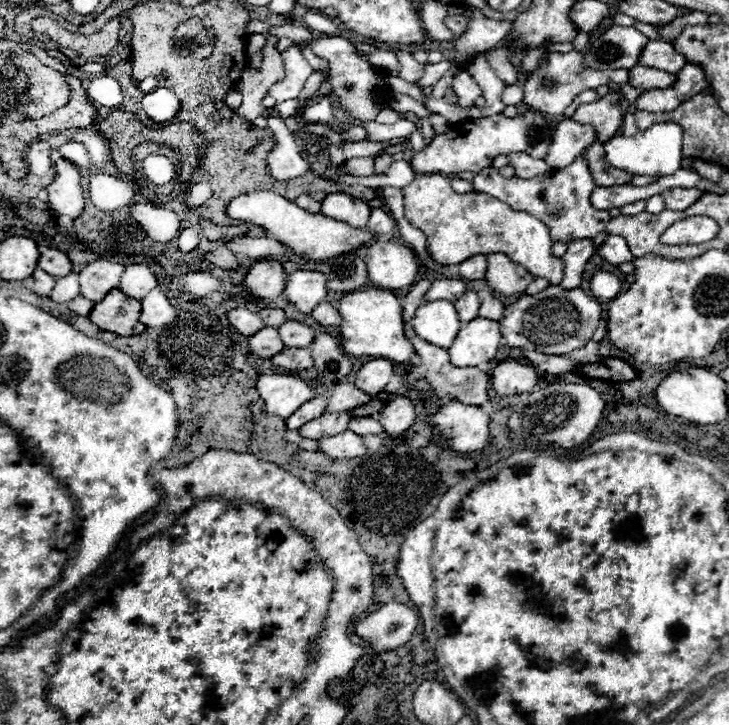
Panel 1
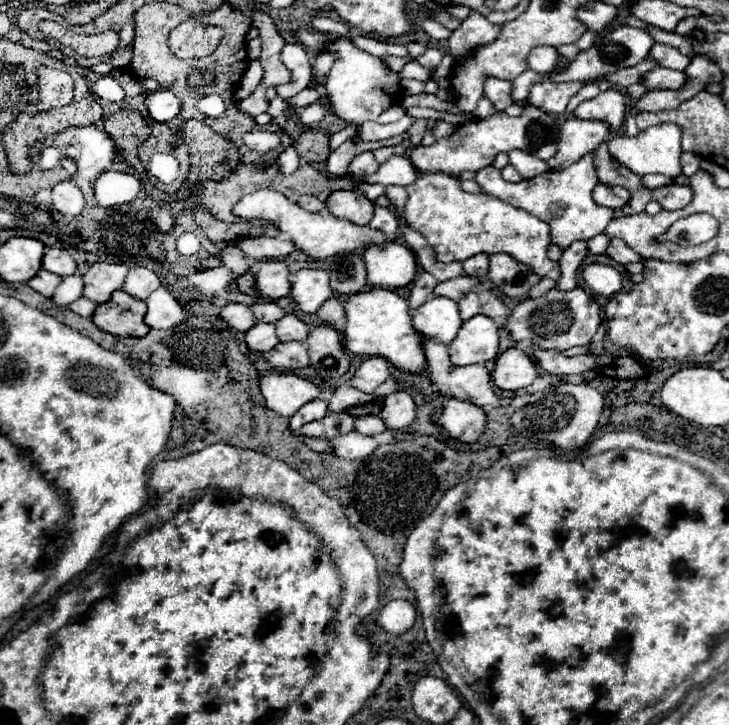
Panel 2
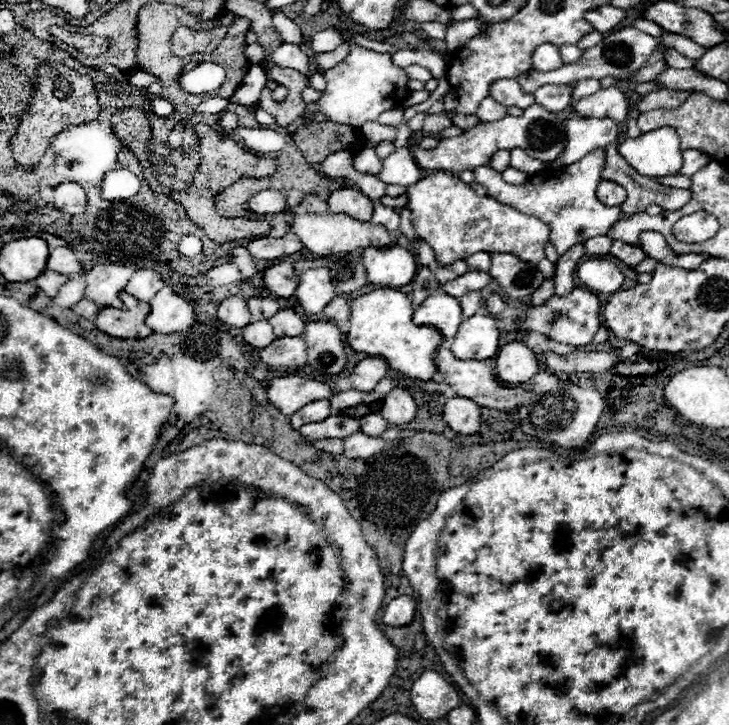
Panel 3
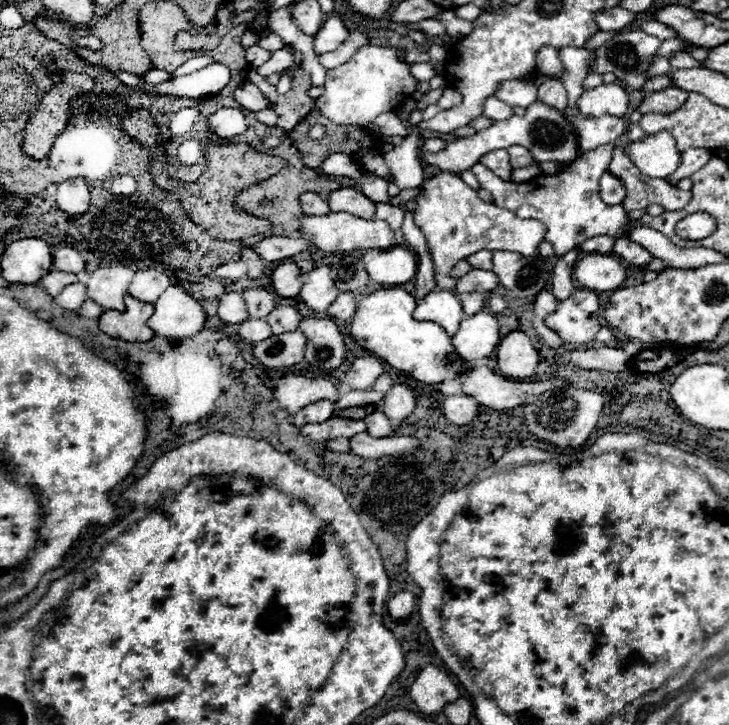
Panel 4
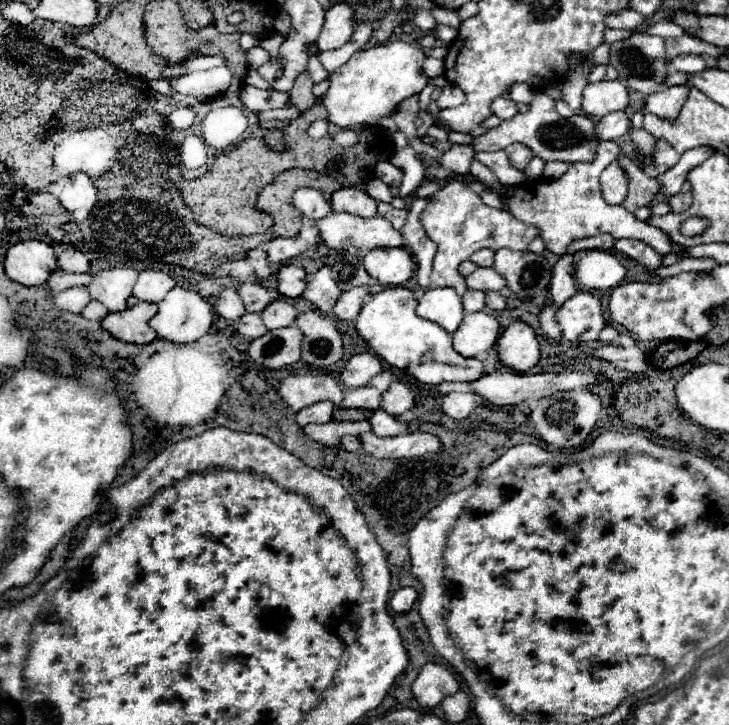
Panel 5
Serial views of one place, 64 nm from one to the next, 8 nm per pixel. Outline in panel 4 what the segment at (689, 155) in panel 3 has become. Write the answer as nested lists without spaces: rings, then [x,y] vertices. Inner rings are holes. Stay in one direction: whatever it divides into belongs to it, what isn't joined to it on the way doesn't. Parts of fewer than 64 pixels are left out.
[[[690,148],[686,152],[682,152],[682,164],[678,166],[678,172],[674,172],[674,176],[666,176],[666,182],[672,186],[678,186],[678,182],[682,178],[692,176],[698,168],[702,168],[708,160],[712,158],[710,150],[706,148]]]

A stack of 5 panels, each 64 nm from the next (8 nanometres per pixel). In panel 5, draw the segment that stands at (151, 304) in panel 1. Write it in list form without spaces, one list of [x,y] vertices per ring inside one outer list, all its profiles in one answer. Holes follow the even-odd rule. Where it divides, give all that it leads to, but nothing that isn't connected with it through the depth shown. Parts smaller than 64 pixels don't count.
[[[174,288],[162,302],[158,302],[158,314],[150,320],[150,326],[164,340],[174,340],[174,344],[192,344],[206,336],[212,320],[214,310],[202,294]]]

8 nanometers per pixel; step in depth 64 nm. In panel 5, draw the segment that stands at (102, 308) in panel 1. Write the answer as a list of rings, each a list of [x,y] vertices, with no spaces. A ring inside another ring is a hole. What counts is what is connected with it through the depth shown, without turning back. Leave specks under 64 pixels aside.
[[[130,298],[130,308],[122,312],[110,312],[102,318],[102,328],[108,330],[114,338],[136,342],[136,344],[150,344],[158,338],[158,334],[148,326],[152,316],[156,316],[158,306],[152,302],[144,302],[138,298]]]

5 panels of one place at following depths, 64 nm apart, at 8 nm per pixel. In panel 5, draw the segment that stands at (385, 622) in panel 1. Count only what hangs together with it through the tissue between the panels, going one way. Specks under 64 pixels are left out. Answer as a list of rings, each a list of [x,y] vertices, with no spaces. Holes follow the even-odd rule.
[[[410,586],[400,588],[400,590],[396,590],[396,592],[392,594],[392,598],[390,598],[390,608],[392,608],[394,612],[406,612],[406,610],[412,608],[412,604],[416,602],[416,598],[418,598],[418,592],[416,592],[414,588],[410,588]]]

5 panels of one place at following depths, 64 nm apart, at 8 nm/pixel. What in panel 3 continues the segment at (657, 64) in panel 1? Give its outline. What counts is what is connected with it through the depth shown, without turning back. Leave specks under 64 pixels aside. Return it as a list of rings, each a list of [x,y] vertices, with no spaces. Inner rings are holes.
[[[668,48],[668,52],[666,52],[666,64],[668,64],[670,68],[684,70],[684,68],[694,68],[694,66],[696,66],[696,60],[690,60],[690,58],[682,56],[682,54],[676,52],[674,48]]]

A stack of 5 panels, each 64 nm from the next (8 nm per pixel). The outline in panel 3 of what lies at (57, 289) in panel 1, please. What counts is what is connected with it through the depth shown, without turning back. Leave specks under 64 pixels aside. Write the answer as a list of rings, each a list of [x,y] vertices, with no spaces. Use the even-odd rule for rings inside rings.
[[[72,278],[58,290],[58,294],[54,296],[54,304],[62,308],[72,308],[74,304],[78,304],[78,300],[84,298],[84,288],[86,282],[82,278]]]

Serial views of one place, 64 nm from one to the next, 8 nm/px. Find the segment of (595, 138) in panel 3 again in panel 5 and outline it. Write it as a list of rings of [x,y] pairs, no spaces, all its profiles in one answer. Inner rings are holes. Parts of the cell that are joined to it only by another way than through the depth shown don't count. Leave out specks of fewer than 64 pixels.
[[[626,110],[610,112],[598,122],[600,140],[616,140],[618,136],[624,136],[626,132],[630,132],[630,116],[626,114]]]

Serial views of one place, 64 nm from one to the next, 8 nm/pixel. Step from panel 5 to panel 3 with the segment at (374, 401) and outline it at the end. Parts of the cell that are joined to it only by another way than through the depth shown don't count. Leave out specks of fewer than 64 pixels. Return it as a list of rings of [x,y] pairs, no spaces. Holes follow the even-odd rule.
[[[346,390],[346,392],[340,392],[336,394],[332,400],[330,400],[330,408],[332,412],[338,412],[342,408],[352,408],[352,406],[360,406],[360,404],[370,404],[374,400],[380,400],[384,398],[380,392],[358,392],[358,390]]]

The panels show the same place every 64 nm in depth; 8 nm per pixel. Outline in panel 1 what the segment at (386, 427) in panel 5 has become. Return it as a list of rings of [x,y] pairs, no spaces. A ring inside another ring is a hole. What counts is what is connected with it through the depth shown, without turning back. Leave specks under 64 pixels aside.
[[[362,416],[362,418],[352,418],[350,420],[350,426],[348,426],[352,432],[360,434],[360,436],[368,436],[368,434],[382,434],[384,428],[382,424],[372,418],[372,416]]]

